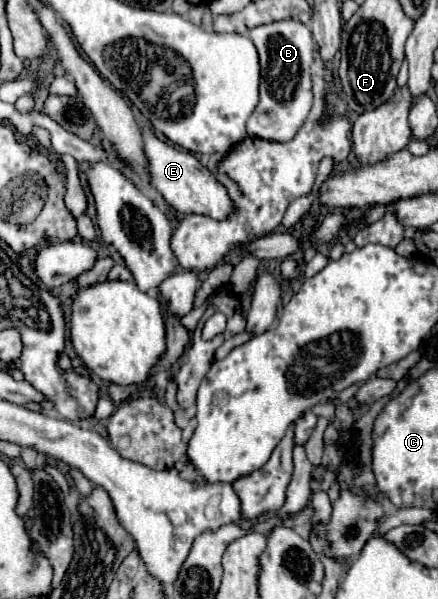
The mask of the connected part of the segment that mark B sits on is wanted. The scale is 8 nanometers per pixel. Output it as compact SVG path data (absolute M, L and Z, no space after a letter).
M296 17L258 25L250 29L248 37L260 55L260 101L250 115L246 127L250 137L268 141L288 141L302 127L312 107L312 83L310 65L314 59L314 37L310 29Z

